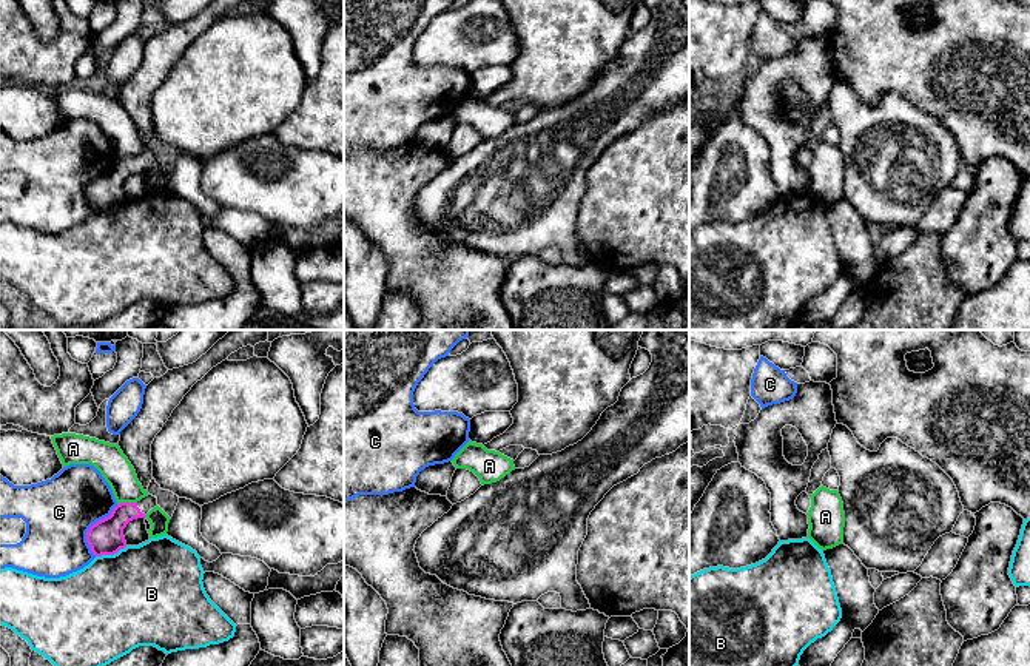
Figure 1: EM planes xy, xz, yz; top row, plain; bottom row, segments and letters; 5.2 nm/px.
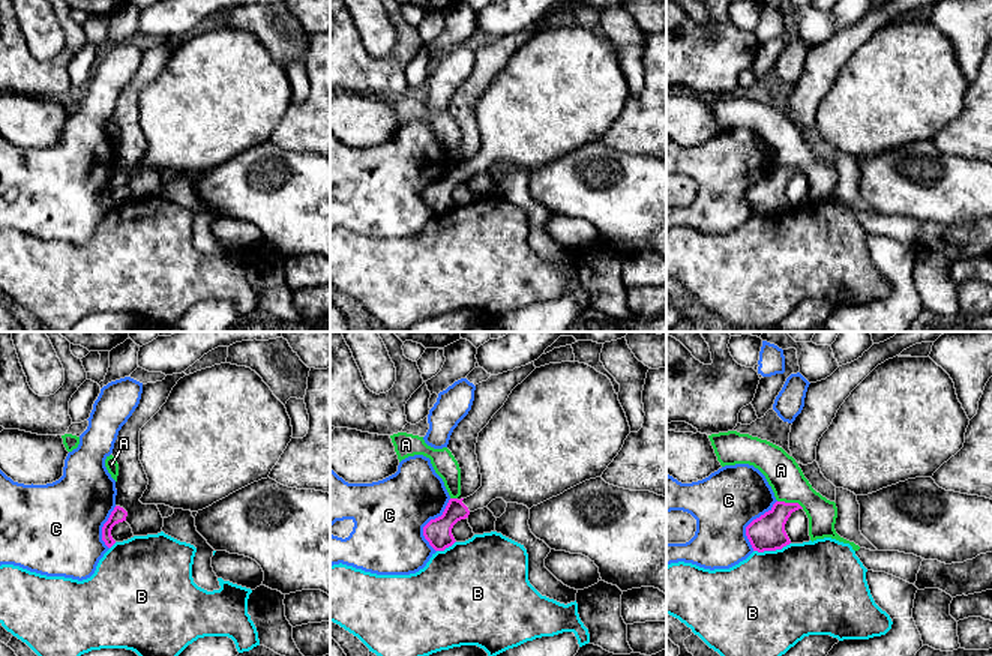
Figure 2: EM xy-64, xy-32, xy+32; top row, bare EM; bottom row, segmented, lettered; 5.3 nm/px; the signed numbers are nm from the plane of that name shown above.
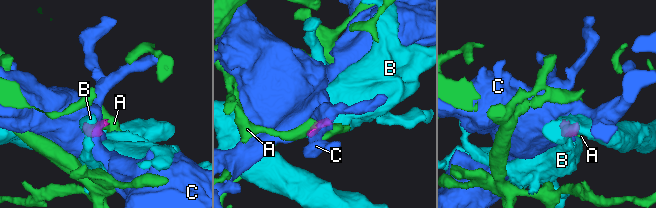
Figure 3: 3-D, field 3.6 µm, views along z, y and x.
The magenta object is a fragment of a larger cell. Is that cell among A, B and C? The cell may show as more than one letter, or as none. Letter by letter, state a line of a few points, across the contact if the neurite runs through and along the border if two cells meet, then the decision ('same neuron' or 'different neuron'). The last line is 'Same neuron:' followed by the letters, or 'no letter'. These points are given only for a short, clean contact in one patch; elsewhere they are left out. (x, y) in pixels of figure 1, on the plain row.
A: different neuron
B: xy (127, 201), (113, 208), (96, 211) | different neuron
C: different neuron
Same neuron: no letter

